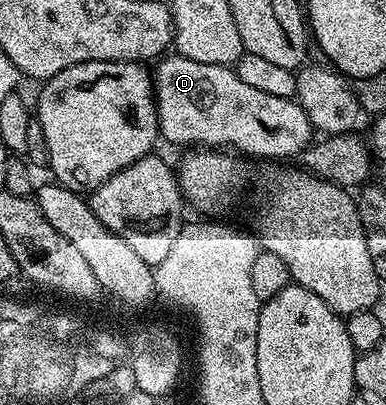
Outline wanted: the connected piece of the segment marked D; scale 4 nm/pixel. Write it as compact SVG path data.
M172 53L161 58L155 67L156 116L163 142L165 139L168 143L177 143L183 149L231 149L241 156L257 160L292 159L295 155L297 158L303 156L304 150L313 142L314 128L310 117L306 117L295 98L270 97L270 93L261 93L246 85L246 81L242 81L231 66L202 65L202 61L190 61Z

